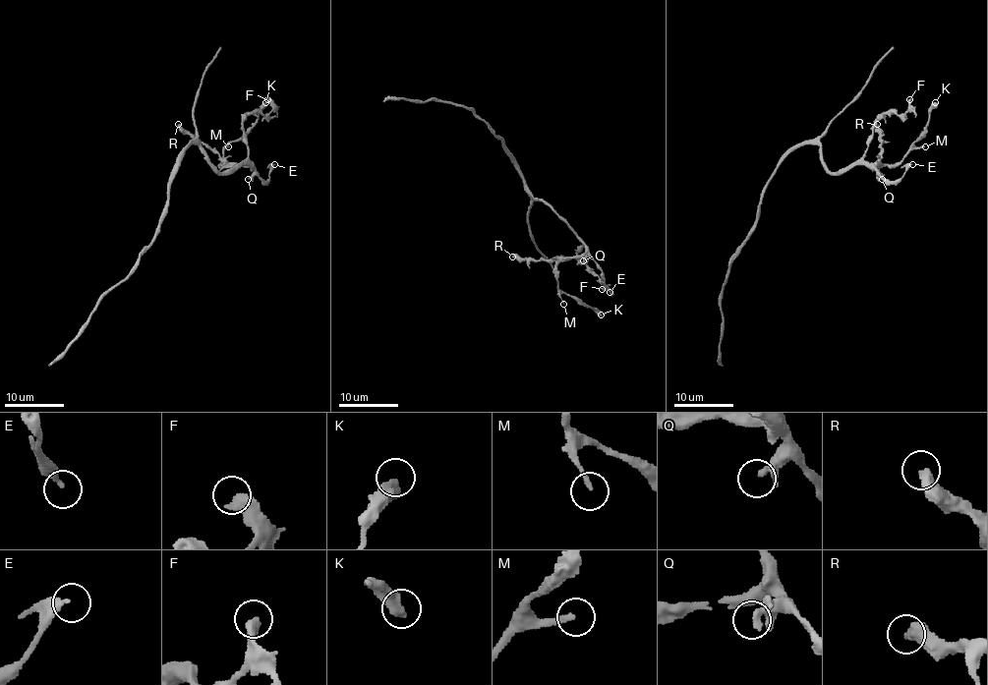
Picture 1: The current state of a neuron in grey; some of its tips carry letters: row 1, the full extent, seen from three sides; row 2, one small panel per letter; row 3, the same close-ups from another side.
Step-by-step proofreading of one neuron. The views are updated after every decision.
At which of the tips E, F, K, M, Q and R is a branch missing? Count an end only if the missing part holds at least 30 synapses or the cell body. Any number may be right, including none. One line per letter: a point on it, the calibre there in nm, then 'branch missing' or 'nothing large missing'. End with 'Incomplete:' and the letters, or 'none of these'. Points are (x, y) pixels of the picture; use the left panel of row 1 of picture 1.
E: place (274, 164); calibre 340 nm; nothing large missing
F: place (267, 99); calibre 440 nm; nothing large missing
K: place (265, 102); calibre 550 nm; nothing large missing
M: place (228, 146); calibre 180 nm; branch missing
Q: place (248, 179); calibre 260 nm; nothing large missing
R: place (178, 124); calibre 400 nm; branch missing
Incomplete: M, R

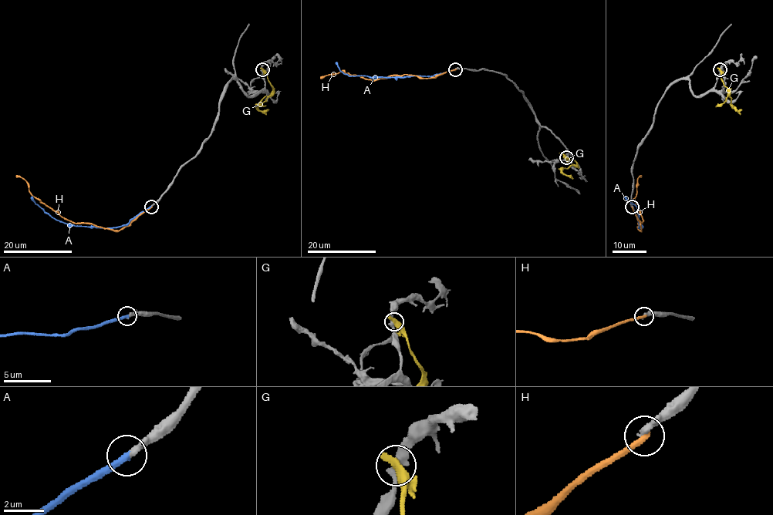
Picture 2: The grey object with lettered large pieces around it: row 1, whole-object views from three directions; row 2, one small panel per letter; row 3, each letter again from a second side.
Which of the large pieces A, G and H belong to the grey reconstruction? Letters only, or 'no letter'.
A

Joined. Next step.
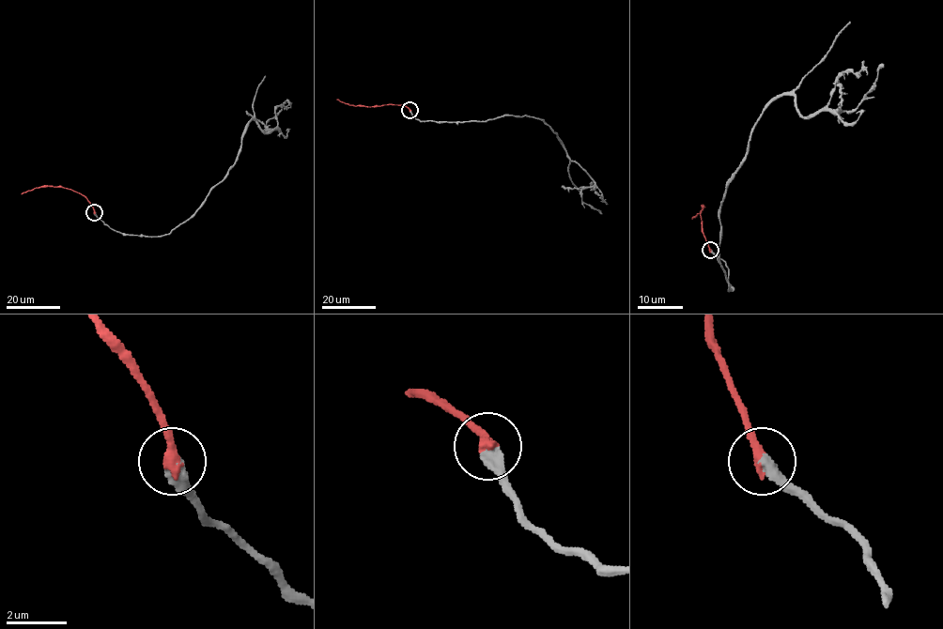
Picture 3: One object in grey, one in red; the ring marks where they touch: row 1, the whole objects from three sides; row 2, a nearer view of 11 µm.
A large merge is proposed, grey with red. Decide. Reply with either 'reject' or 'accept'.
accept

